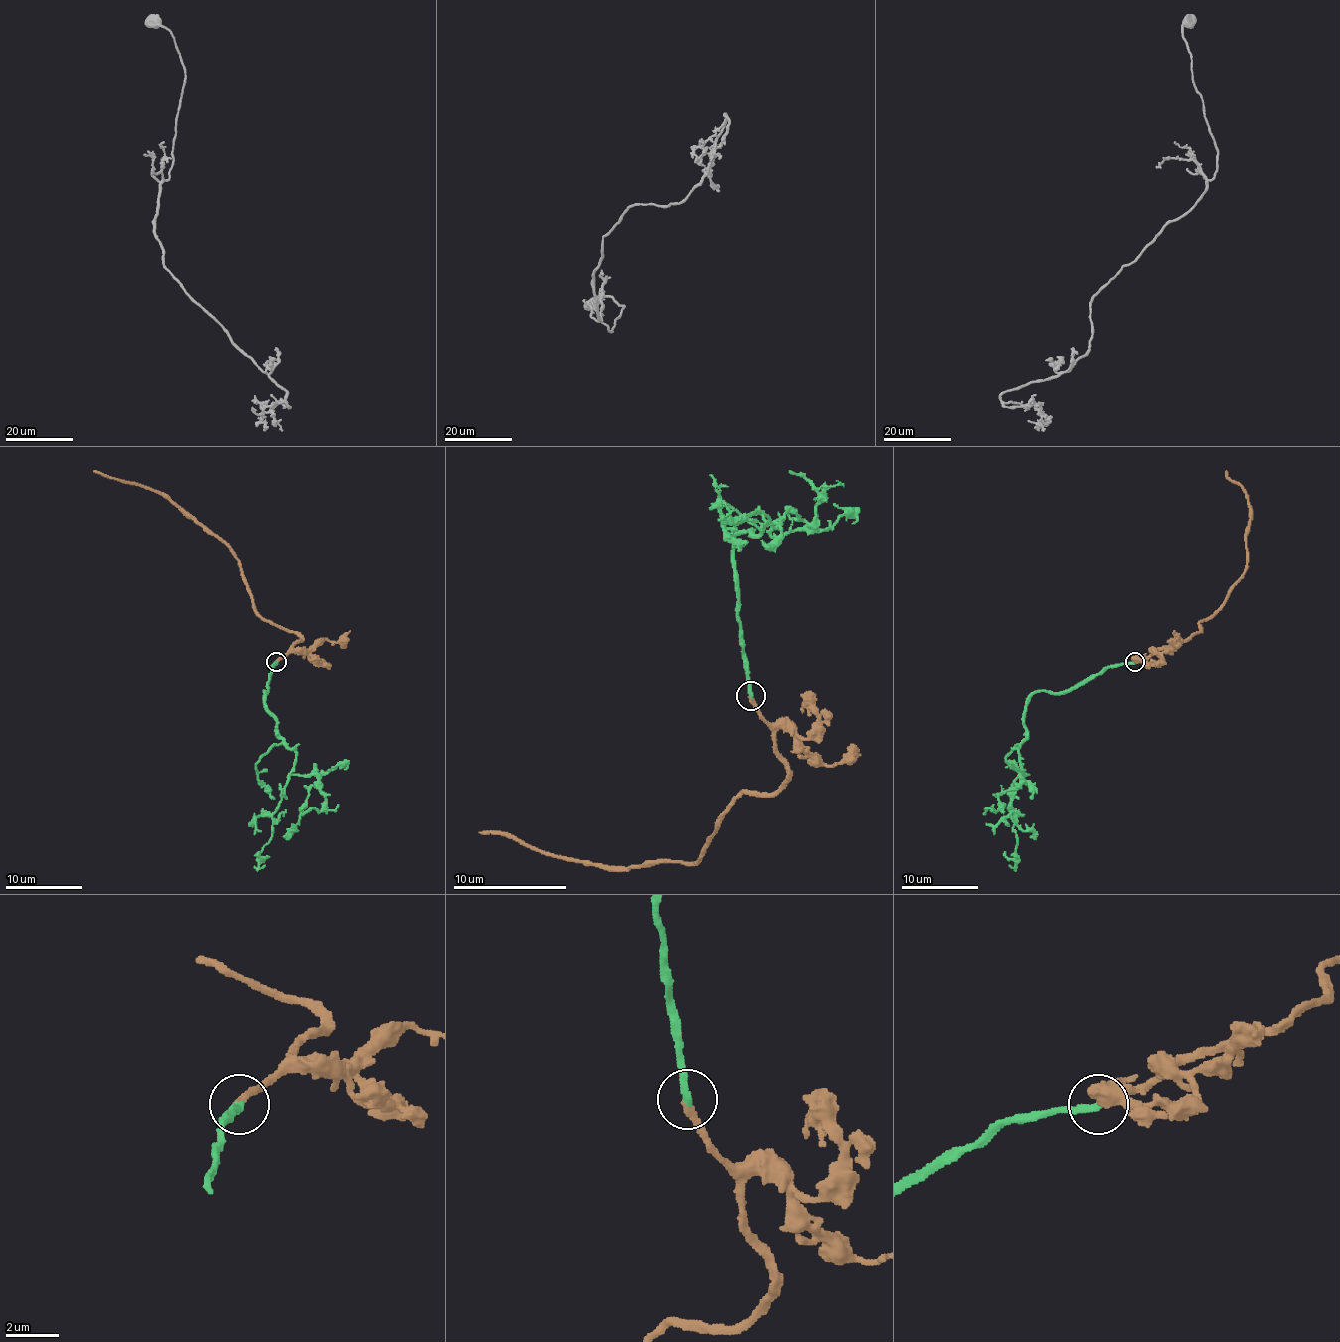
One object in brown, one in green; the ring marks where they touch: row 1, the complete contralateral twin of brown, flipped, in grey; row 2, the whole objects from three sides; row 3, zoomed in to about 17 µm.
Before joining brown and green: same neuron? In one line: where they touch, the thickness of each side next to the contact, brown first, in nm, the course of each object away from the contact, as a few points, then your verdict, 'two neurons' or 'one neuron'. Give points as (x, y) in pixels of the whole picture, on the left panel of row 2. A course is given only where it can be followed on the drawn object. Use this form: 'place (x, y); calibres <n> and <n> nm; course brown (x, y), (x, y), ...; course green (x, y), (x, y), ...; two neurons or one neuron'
place (276, 662); calibres 240 and 280 nm; course brown (276, 661), (300, 638), (289, 629), (279, 629), (256, 612), (237, 558), (218, 537), (161, 495), (94, 470); course green (276, 661), (264, 690), (266, 711), (295, 751), (289, 772), (318, 780), (297, 830), (283, 837); one neuron

